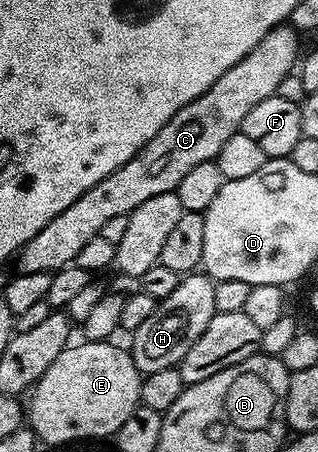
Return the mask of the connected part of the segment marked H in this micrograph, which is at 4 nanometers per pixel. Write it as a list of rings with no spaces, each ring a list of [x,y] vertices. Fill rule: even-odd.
[[[207,274],[185,275],[180,284],[174,286],[172,293],[157,303],[154,314],[150,314],[150,318],[146,318],[146,322],[142,322],[142,326],[138,326],[138,330],[131,333],[130,355],[136,369],[141,374],[147,374],[154,370],[177,367],[182,358],[186,358],[190,346],[194,346],[194,342],[202,338],[202,330],[210,326],[210,318],[216,313],[212,277]]]

